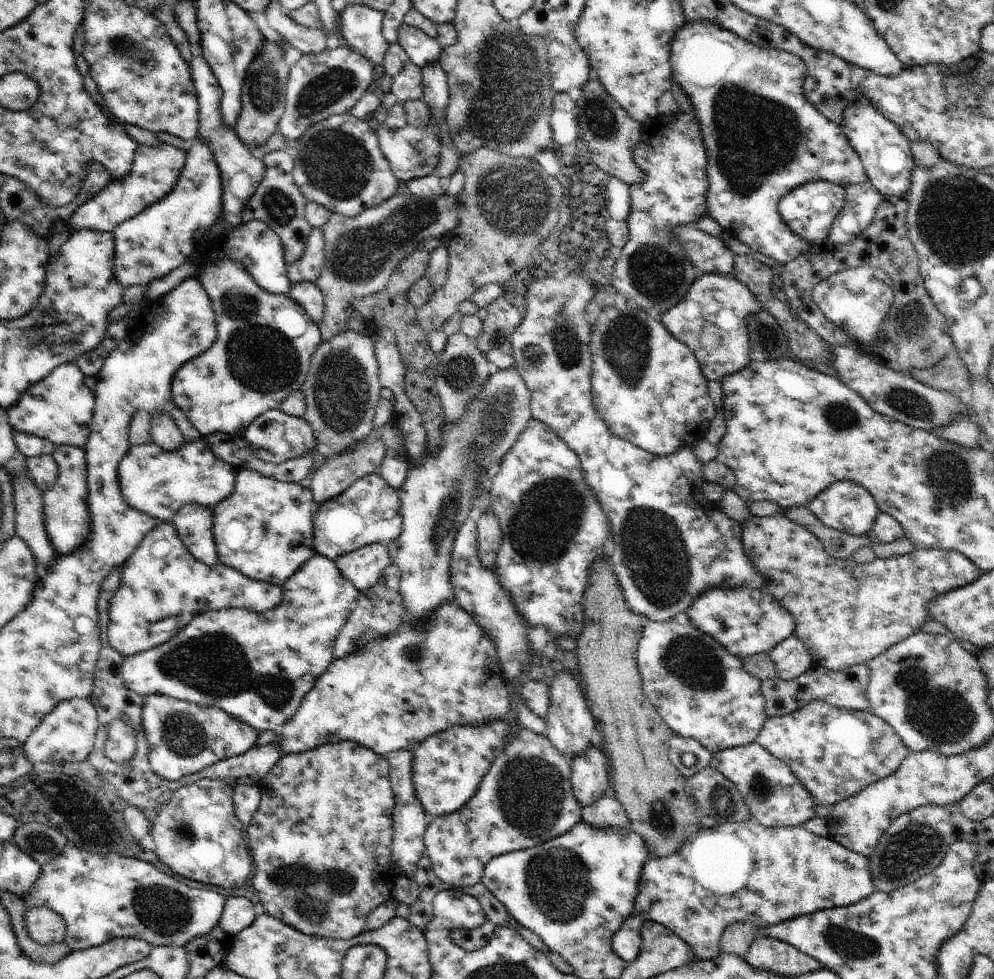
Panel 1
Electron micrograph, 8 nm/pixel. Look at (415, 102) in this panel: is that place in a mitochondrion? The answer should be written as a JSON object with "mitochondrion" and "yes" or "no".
{"mitochondrion":"no"}

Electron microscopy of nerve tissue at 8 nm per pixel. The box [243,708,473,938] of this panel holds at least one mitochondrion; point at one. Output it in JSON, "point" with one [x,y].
{"point":[293,880]}

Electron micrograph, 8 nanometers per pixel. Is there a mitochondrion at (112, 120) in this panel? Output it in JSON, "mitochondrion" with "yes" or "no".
{"mitochondrion":"no"}

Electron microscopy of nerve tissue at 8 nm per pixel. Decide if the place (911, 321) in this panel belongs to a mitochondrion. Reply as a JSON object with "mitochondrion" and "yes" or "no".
{"mitochondrion":"yes"}

